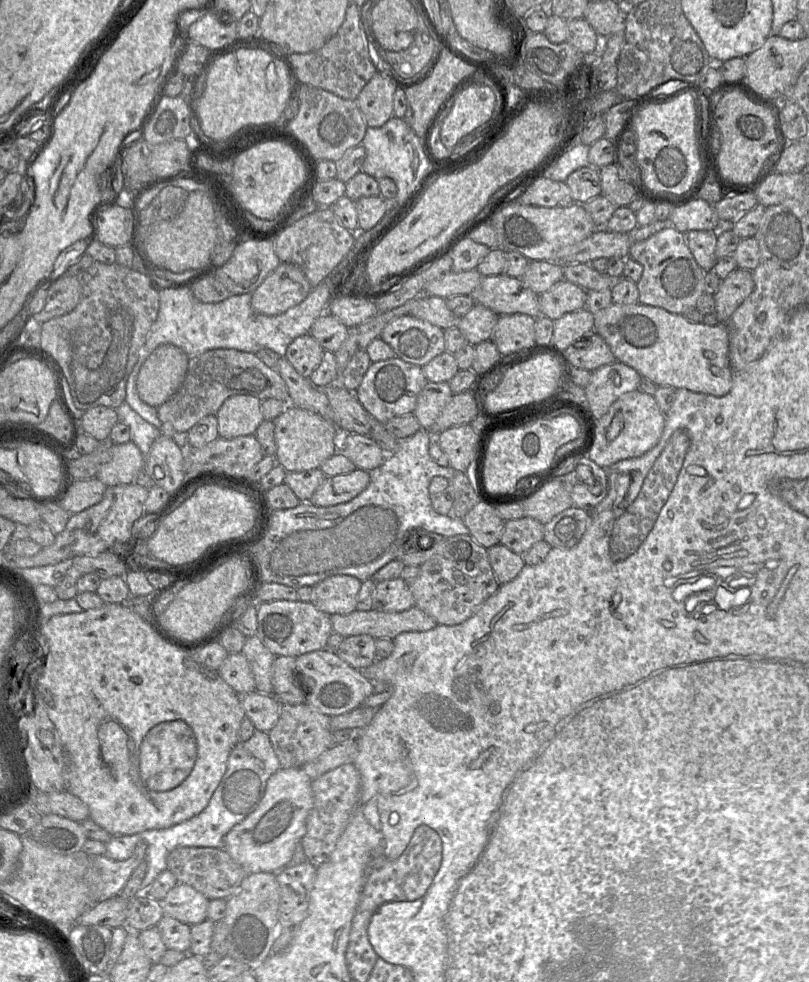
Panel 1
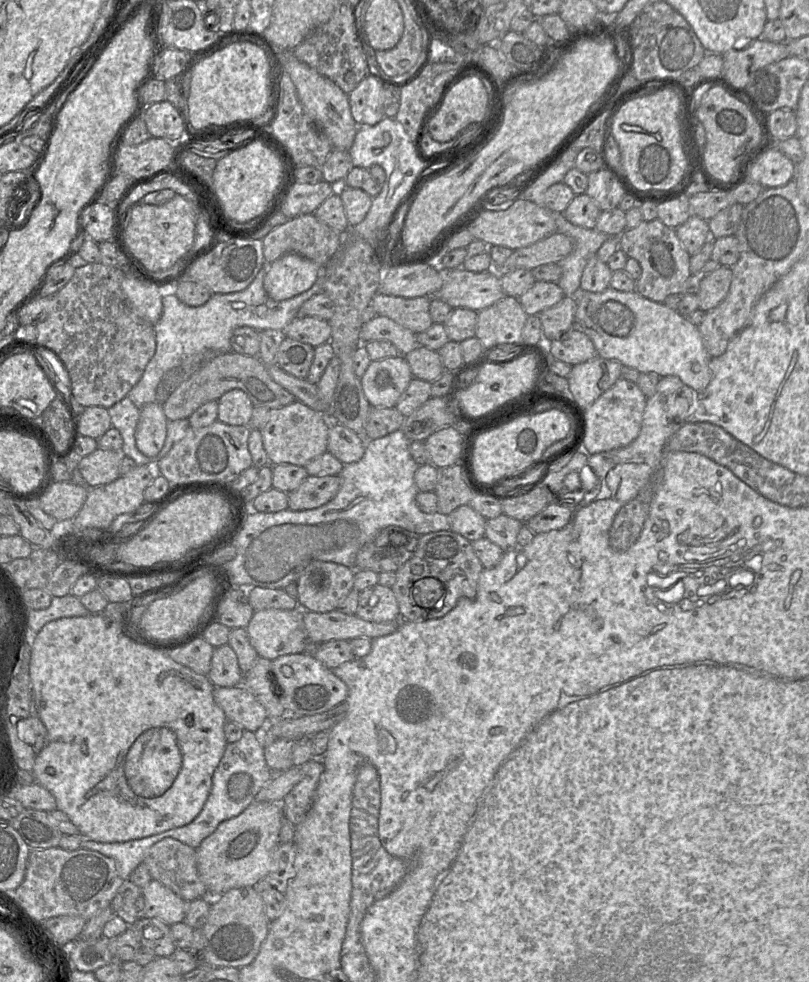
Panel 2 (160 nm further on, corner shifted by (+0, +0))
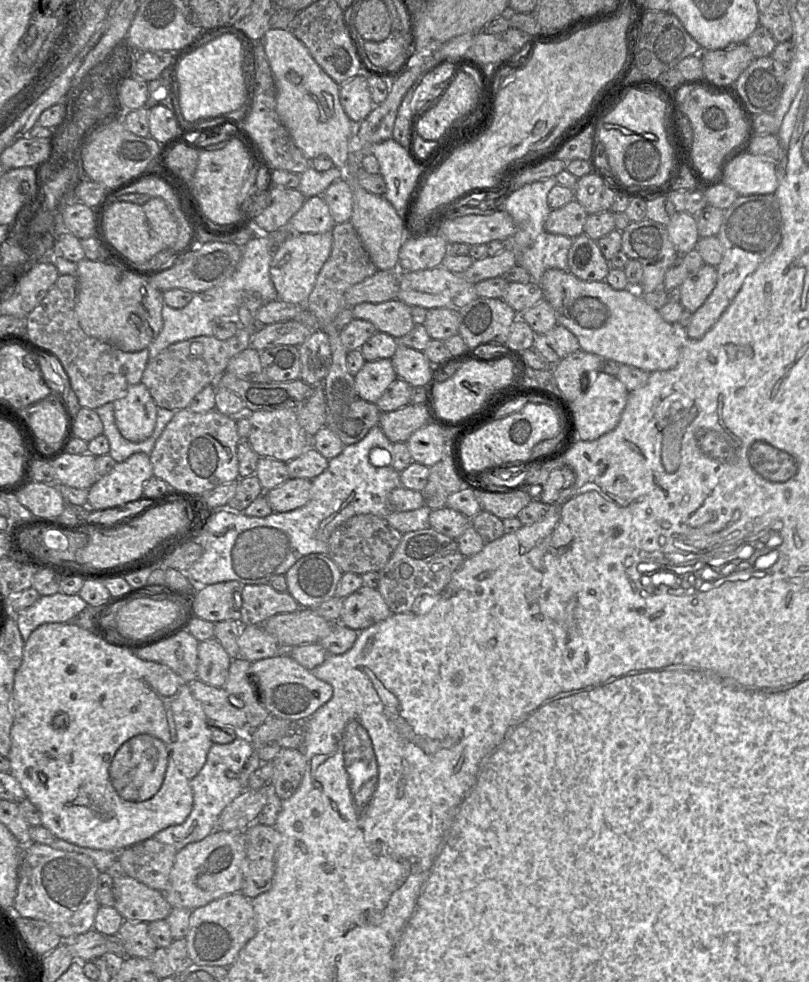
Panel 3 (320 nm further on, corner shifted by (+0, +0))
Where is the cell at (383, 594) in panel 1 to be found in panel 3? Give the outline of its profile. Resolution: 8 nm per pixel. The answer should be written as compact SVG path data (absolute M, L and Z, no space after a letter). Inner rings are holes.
M362 586L344 598L339 623L355 631L362 631L392 614L381 593Z

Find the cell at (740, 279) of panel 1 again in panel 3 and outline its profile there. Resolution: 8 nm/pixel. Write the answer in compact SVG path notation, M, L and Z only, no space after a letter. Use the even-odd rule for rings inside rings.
M704 264L698 271L689 273L680 288L680 303L694 313L707 300L717 283L716 267Z

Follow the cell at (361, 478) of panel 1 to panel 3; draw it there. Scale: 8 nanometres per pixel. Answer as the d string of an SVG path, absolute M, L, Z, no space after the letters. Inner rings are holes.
M289 478L283 484L264 491L274 512L288 512L304 506L310 499L312 481L305 478Z

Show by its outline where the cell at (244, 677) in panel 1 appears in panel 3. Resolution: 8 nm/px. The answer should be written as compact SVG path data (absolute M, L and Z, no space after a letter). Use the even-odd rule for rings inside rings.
M215 637L201 641L198 646L197 678L208 685L224 687L231 661Z

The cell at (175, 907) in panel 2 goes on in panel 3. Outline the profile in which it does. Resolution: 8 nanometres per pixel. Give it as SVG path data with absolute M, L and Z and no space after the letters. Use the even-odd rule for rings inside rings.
M124 876L113 879L115 909L124 920L149 923L164 920L173 909L164 893Z

